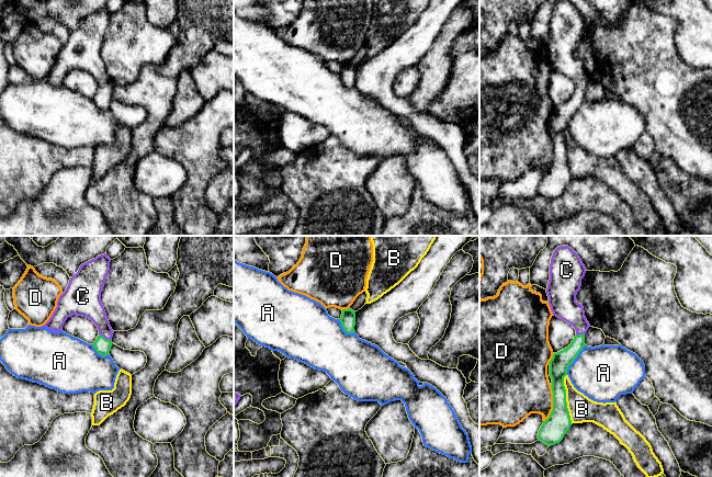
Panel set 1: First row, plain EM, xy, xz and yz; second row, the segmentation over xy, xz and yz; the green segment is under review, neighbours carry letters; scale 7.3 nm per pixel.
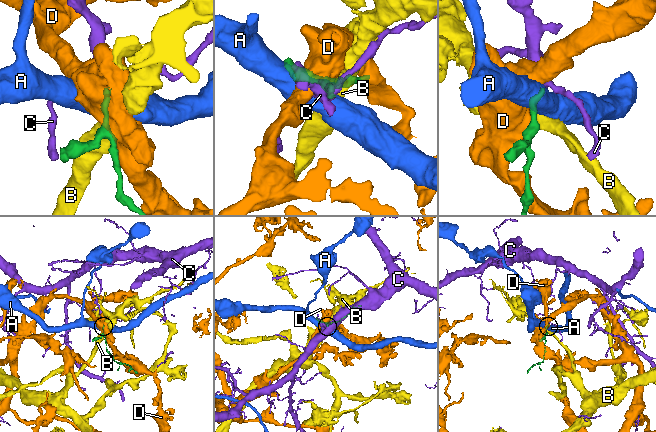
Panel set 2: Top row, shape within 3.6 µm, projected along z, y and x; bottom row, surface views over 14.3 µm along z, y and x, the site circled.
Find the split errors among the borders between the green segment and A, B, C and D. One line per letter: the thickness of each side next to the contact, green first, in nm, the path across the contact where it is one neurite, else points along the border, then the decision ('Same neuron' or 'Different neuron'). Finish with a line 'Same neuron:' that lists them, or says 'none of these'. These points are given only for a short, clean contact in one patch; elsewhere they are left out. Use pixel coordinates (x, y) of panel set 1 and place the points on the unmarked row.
A: Thickness 140 nm (green) against 400 nm. Boundary: yz (585, 99), (568, 121), (566, 128). Different neuron
B: Thickness 180 nm (green) against 190 nm. Boundary: yz (566, 128), (564, 132), (565, 156), (572, 178). Different neuron
C: Thickness 120 nm (green) against 160 nm. Path across: xy (102, 100), (104, 92), (103, 79), (91, 61). Same neuron
D: Thickness 180 nm (green) against 380 nm. Different neuron
Same neuron: C

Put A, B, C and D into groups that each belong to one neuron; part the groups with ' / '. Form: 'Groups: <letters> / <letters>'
Groups: A / B / C / D

